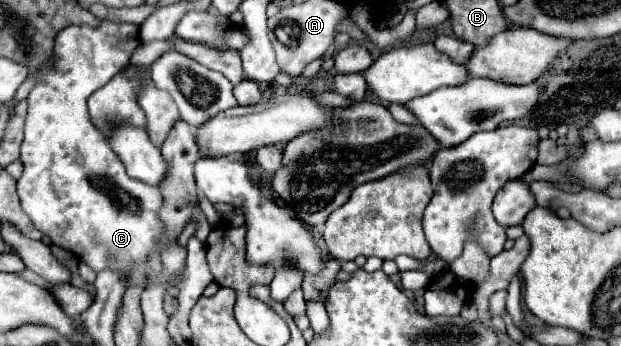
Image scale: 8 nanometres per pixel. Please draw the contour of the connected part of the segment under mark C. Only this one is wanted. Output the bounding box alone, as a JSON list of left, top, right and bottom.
[17,20,187,286]

